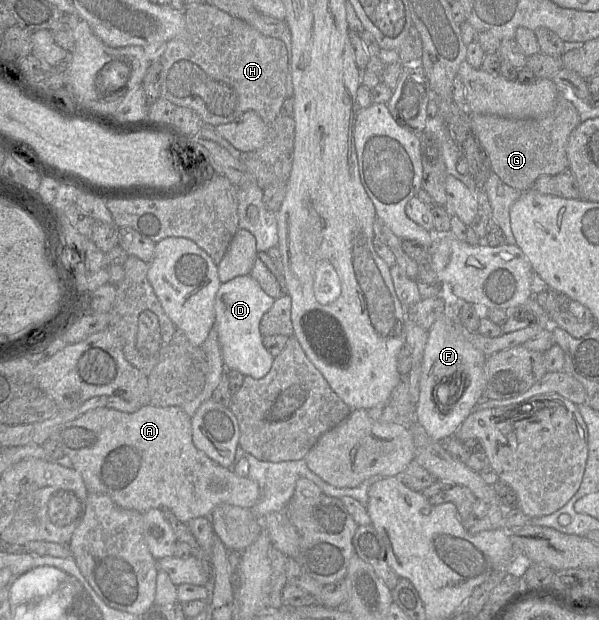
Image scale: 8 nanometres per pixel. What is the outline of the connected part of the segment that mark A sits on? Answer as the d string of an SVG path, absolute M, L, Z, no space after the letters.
M148 404L133 413L96 408L57 427L49 438L70 458L72 468L82 476L88 493L107 495L123 509L144 513L152 508L166 508L187 524L198 517L210 517L221 504L251 509L260 496L255 481L218 465L195 447L191 417L180 406L156 407Z

